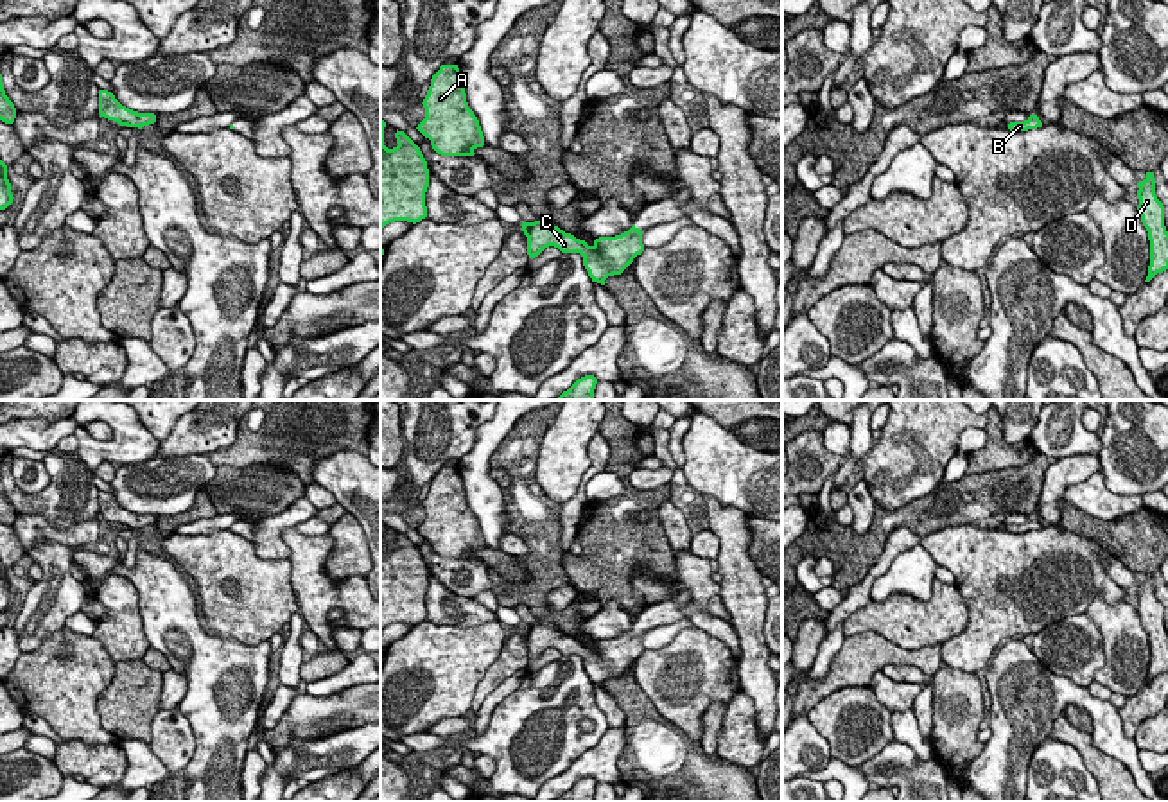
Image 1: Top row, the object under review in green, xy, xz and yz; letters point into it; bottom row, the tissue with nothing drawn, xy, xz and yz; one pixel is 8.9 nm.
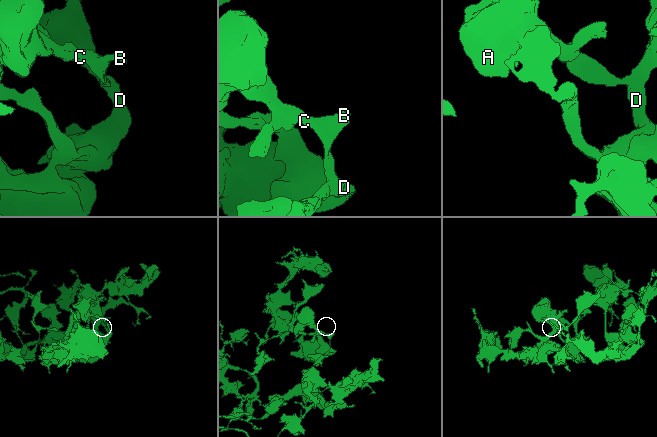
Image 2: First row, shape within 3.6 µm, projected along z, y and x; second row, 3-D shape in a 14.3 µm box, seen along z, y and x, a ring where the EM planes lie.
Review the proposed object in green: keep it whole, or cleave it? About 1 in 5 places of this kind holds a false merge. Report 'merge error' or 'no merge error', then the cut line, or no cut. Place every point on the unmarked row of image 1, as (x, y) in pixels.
no merge error | no cut

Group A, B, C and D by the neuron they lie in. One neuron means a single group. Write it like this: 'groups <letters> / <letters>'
groups A B C D

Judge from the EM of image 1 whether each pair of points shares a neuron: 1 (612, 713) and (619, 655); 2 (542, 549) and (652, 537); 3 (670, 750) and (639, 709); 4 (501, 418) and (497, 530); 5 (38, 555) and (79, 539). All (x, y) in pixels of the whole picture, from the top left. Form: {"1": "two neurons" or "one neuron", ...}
{"1": "two neurons", "2": "two neurons", "3": "one neuron", "4": "one neuron", "5": "two neurons"}

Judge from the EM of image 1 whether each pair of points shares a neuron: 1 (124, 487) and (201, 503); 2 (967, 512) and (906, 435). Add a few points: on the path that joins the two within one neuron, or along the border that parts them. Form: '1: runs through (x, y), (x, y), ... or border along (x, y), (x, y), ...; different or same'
1: border along (201, 488), (194, 503), (178, 515); different
2: border along (941, 481), (926, 494), (905, 505); different

